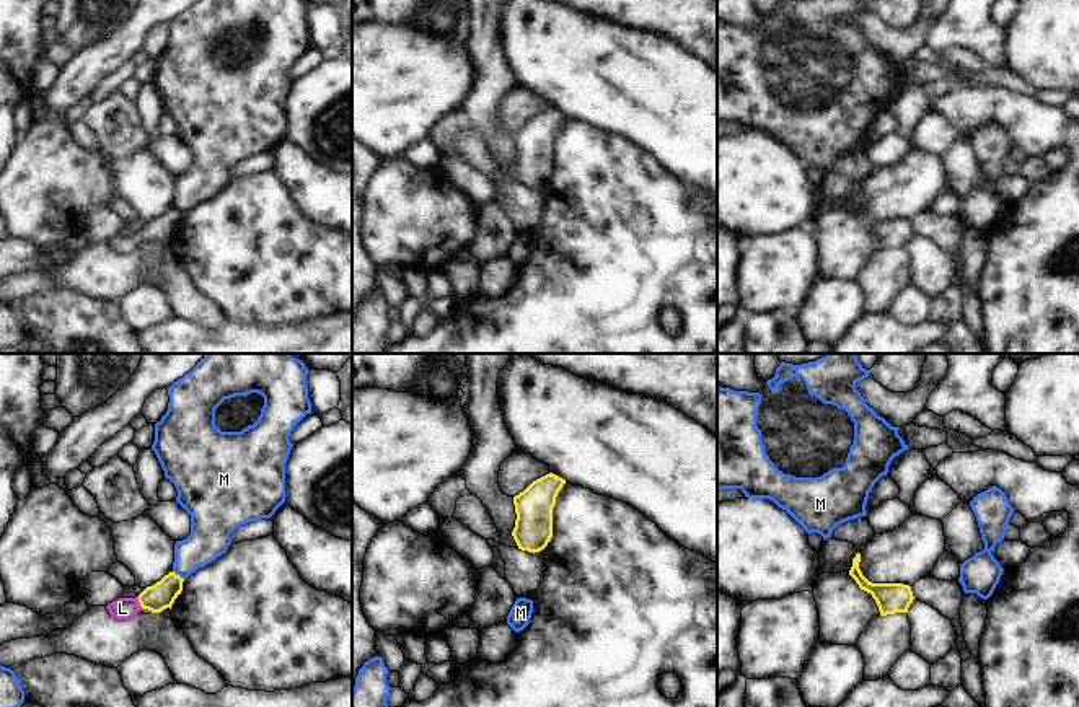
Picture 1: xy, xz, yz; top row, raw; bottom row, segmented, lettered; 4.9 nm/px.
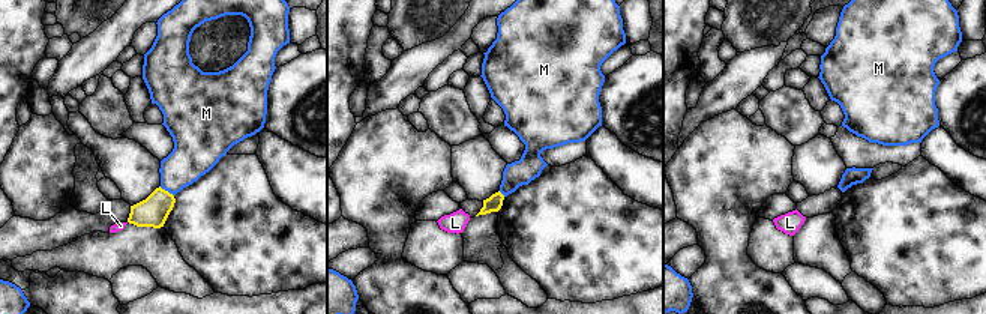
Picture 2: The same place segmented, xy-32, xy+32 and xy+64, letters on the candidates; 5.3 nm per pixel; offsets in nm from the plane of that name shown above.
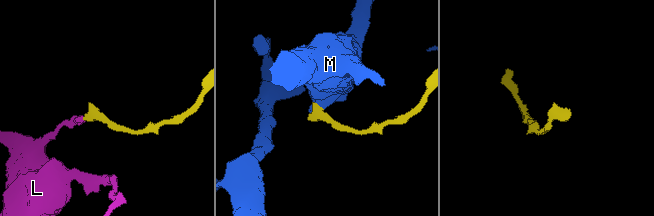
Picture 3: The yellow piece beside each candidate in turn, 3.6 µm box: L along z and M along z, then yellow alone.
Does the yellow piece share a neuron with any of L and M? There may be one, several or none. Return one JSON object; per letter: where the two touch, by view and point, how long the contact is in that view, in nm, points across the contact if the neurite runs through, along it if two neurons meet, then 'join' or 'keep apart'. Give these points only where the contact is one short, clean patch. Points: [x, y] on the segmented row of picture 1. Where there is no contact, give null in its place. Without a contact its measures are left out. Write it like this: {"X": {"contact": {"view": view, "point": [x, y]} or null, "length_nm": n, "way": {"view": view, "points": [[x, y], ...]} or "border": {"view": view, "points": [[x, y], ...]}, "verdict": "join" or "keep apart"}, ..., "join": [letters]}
{"L": {"contact": {"view": "xy", "point": [139, 601]}, "length_nm": 70, "way": {"view": "xy", "points": [[162, 595], [139, 601], [123, 608]]}, "verdict": "join"}, "M": {"contact": {"view": "xy", "point": [178, 575]}, "length_nm": 70, "border": {"view": "xy", "points": [[173, 570], [183, 579]]}, "verdict": "keep apart"}, "join": ["L"]}

